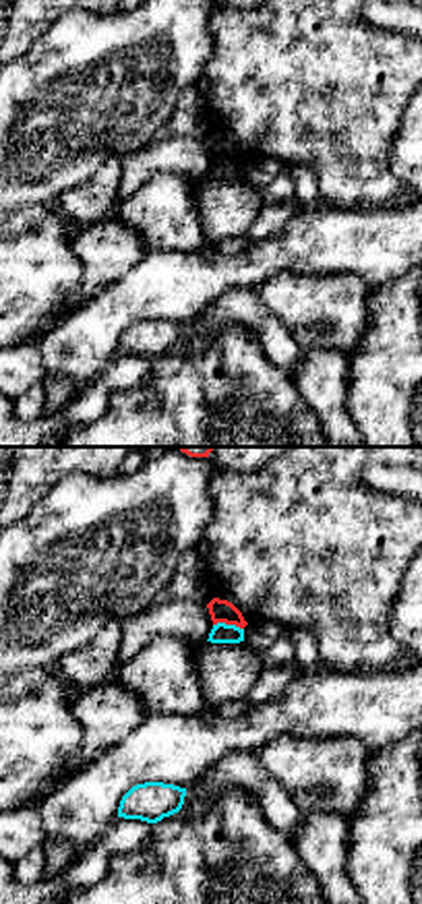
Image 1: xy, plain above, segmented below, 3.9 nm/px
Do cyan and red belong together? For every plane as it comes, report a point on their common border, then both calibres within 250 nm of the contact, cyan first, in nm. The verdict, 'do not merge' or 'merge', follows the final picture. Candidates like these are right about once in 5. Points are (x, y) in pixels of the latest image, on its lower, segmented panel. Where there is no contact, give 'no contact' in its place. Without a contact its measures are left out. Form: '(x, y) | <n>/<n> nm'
(228, 625) | 80/90 nm

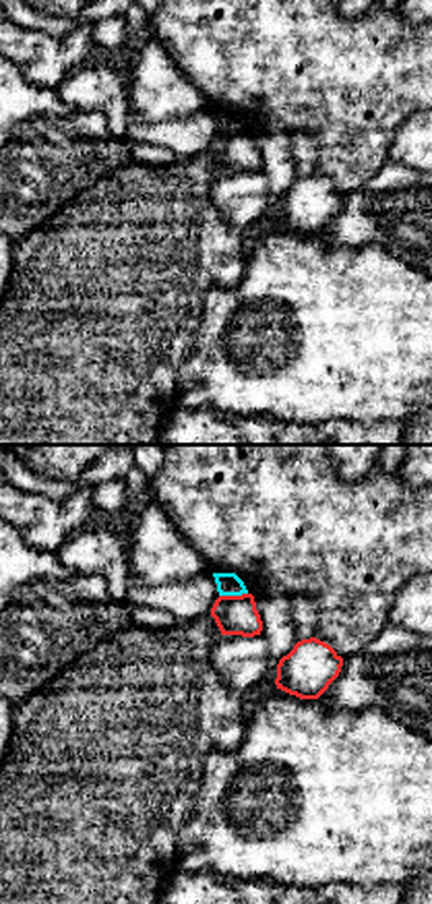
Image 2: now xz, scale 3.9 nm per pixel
(232, 594) | 100/160 nm

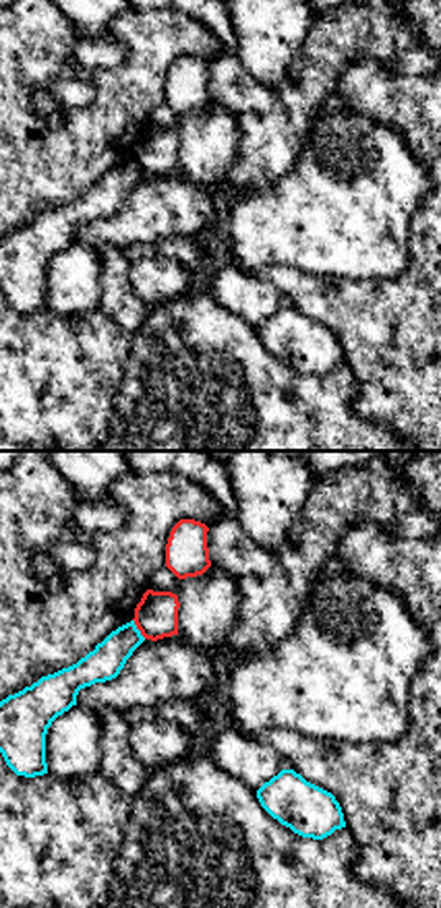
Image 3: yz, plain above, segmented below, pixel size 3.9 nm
(137, 629) | 140/170 nm

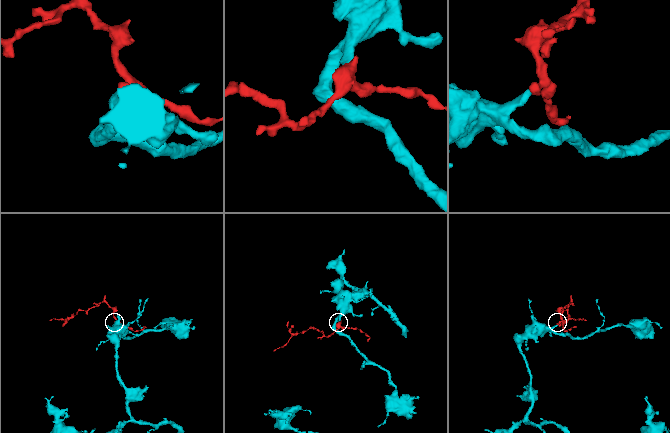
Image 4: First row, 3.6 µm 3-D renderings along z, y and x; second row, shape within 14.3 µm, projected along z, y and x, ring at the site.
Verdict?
do not merge

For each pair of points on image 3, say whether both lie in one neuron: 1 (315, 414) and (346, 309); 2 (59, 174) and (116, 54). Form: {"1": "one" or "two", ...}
{"1": "two", "2": "two"}

